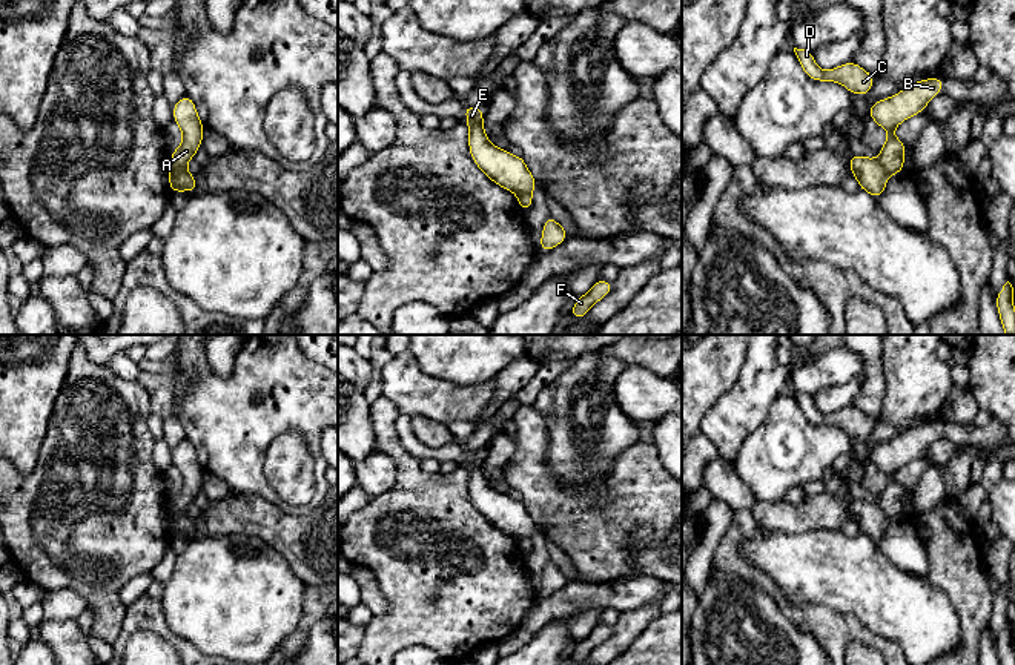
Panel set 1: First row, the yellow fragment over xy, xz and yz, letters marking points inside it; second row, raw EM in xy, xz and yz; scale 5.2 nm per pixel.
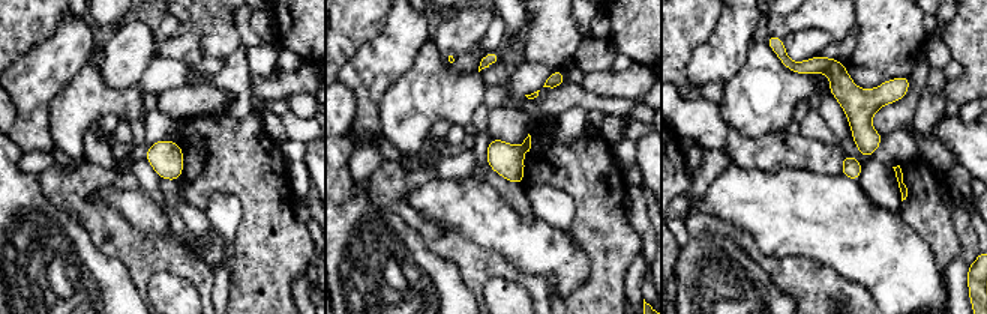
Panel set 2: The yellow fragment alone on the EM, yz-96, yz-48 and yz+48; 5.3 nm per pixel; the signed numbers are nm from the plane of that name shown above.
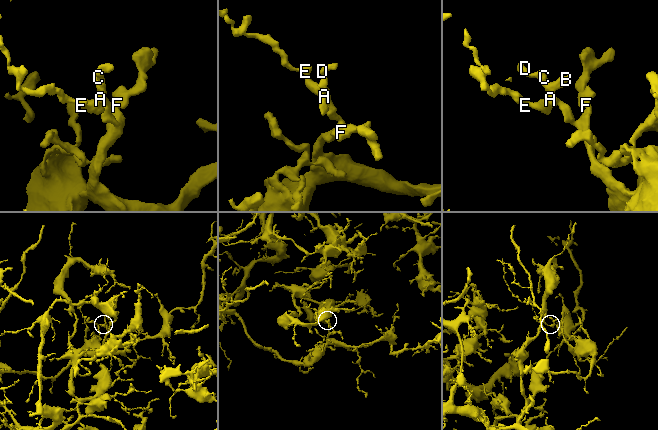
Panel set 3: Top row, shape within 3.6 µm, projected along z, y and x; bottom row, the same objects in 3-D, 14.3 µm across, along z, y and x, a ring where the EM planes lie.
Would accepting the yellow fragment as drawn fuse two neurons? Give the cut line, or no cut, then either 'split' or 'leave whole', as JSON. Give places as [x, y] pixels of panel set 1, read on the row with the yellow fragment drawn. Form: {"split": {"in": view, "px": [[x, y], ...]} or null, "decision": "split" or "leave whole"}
{"split": {"in": "xy", "px": [[171, 160], [186, 169]]}, "decision": "split"}

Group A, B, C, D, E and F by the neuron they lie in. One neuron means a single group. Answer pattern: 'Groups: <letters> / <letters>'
Groups: A B C D F / E

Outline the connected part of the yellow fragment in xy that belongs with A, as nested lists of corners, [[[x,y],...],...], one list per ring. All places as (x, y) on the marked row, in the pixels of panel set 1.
[[[187,94],[172,106],[172,111],[174,121],[183,132],[183,141],[170,154],[170,161],[180,169],[187,169],[187,161],[195,158],[195,154],[203,143],[204,126],[200,121],[193,100]]]

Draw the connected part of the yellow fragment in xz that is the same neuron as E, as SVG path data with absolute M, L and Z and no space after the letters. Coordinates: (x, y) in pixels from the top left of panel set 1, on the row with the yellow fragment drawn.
M464 106L468 126L468 149L474 164L498 186L516 194L531 194L539 186L524 157L494 147L484 129L481 106Z

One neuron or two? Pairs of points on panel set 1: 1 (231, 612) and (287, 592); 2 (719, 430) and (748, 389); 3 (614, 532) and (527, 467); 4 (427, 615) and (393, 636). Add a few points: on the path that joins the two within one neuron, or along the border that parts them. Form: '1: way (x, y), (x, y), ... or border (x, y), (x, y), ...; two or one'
1: way (244, 599), (260, 599), (274, 595); one
2: way (730, 420), (748, 400); one
3: way (591, 532), (547, 490); one
4: way (419, 615), (401, 628); one

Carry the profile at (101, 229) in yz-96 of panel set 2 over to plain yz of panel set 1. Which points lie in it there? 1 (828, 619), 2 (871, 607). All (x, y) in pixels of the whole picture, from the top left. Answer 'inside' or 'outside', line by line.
1: inside
2: outside

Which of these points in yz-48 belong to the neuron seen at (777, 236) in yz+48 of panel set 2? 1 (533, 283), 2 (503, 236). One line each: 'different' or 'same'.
1: different
2: same

